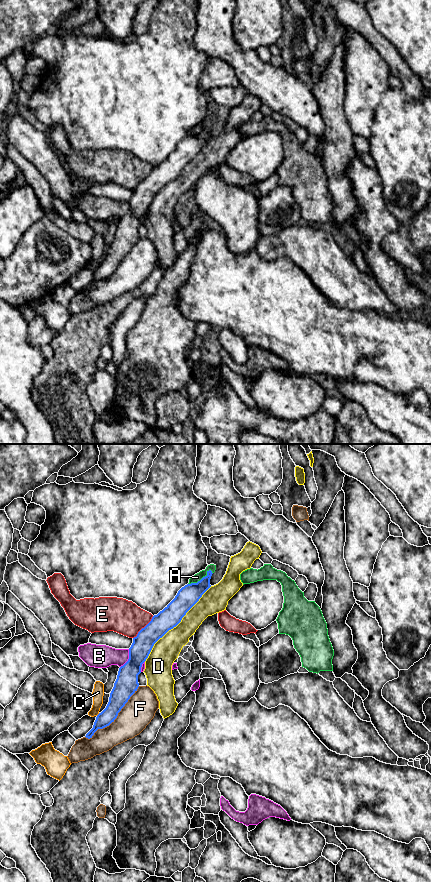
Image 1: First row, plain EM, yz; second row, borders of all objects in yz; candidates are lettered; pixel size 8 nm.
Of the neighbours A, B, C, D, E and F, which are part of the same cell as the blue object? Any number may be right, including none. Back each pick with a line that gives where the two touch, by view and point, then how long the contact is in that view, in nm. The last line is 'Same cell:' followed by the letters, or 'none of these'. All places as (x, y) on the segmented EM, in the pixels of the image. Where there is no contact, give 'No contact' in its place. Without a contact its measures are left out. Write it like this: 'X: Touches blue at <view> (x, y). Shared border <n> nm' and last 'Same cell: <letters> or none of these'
A: Touches blue at yz (201, 579). Shared border 220 nm
Same cell: A

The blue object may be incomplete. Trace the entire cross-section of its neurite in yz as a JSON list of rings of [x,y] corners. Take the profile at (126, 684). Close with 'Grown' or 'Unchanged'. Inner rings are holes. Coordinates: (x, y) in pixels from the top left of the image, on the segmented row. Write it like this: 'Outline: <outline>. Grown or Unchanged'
Outline: [[[212,571],[197,583],[182,587],[175,598],[151,621],[142,628],[129,648],[128,661],[119,668],[117,679],[110,693],[106,708],[97,715],[93,728],[86,734],[90,739],[98,729],[109,726],[117,718],[118,713],[139,687],[138,675],[142,664],[148,658],[154,644],[169,630],[176,627],[186,613],[199,601],[202,595],[211,587]]]. Unchanged

